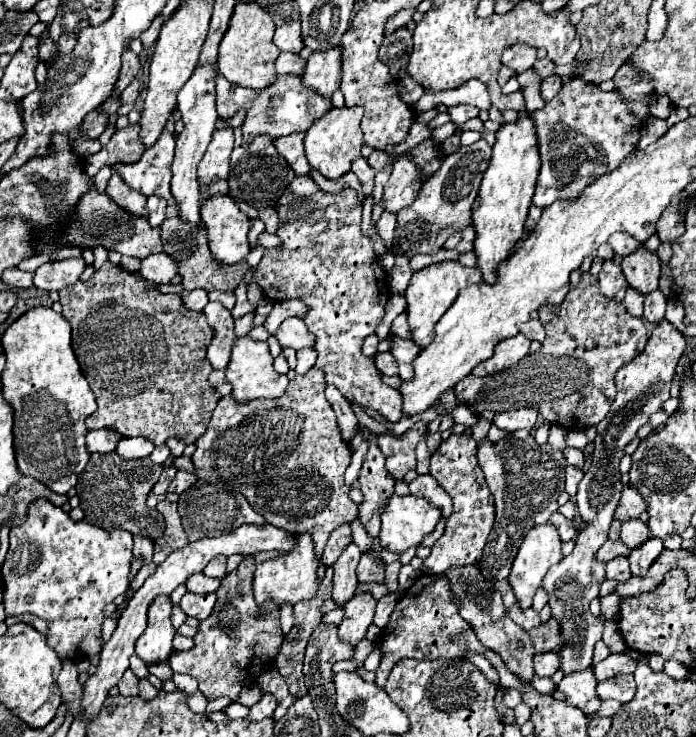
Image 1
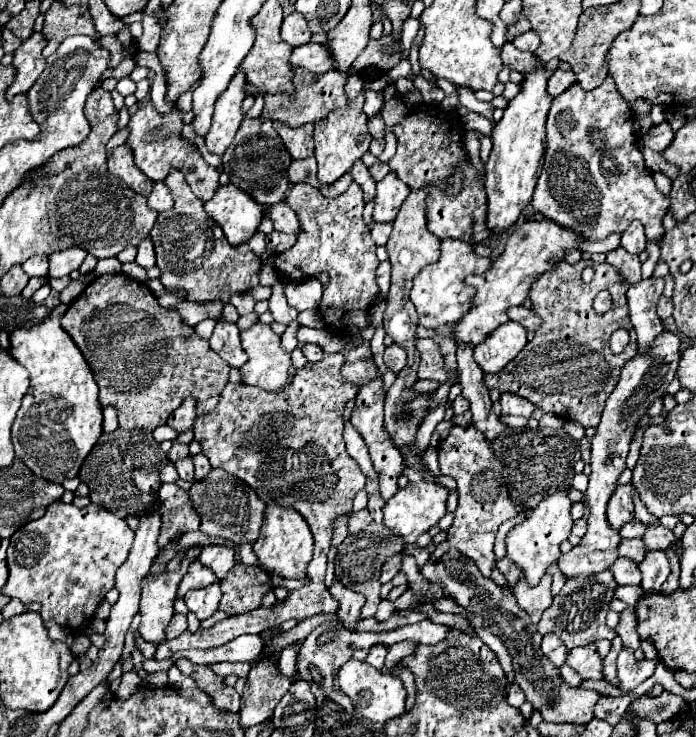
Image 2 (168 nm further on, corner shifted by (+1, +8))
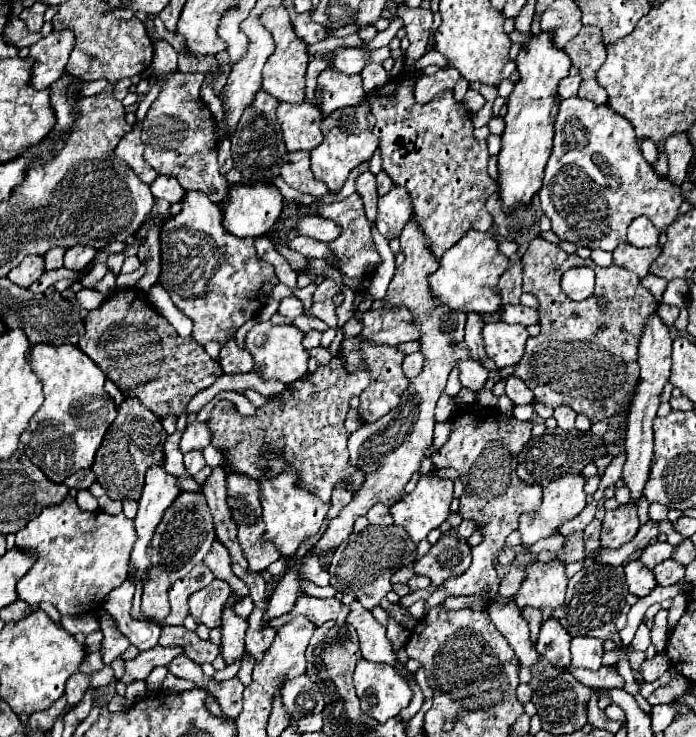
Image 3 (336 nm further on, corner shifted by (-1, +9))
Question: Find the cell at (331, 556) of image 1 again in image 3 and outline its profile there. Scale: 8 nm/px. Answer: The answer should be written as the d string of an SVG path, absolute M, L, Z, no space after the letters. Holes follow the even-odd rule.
M374 504L368 510L366 518L368 518L370 524L382 524L382 526L390 526L392 524L392 514L390 514L388 506L384 506L384 504Z

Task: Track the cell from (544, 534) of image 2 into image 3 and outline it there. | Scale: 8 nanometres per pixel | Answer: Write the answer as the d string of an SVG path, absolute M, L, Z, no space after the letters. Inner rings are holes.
M582 474L562 476L562 478L550 482L550 484L544 488L540 508L538 508L532 516L526 516L526 514L524 514L524 516L520 516L520 520L518 520L518 528L516 528L516 530L518 530L518 534L520 534L520 538L522 538L524 550L528 550L528 548L530 548L532 544L536 544L538 540L556 534L556 532L558 532L558 526L560 526L562 522L572 520L572 518L576 518L576 516L582 512L582 508L586 506L586 494L584 494L582 488L584 488L584 476L582 476Z

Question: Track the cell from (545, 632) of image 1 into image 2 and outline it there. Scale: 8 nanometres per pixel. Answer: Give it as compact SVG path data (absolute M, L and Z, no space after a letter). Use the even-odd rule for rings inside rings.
M600 571L596 575L578 575L576 579L568 579L566 585L560 589L560 593L554 597L554 603L550 609L544 611L538 631L546 635L548 631L556 631L556 621L558 621L558 637L566 643L568 649L572 647L584 647L590 643L596 643L598 639L608 639L612 641L616 637L616 631L606 627L606 615L610 611L610 601L614 599L616 591L616 581L612 579L612 571Z

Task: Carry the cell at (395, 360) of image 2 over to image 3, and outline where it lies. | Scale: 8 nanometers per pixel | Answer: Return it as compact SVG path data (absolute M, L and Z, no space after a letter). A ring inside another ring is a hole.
M414 352L414 354L406 354L404 356L404 362L402 362L402 370L406 374L406 378L414 378L420 370L422 370L422 354L420 352Z

